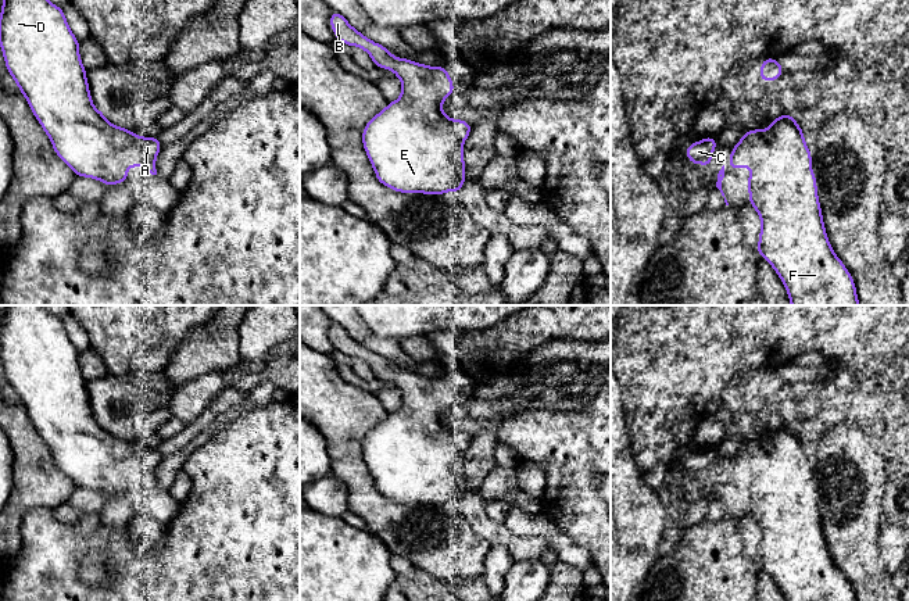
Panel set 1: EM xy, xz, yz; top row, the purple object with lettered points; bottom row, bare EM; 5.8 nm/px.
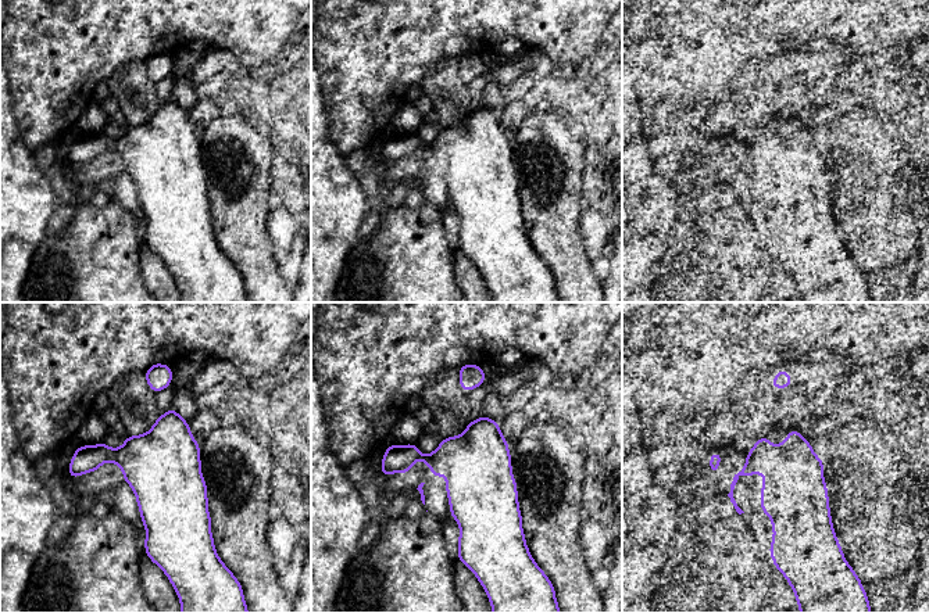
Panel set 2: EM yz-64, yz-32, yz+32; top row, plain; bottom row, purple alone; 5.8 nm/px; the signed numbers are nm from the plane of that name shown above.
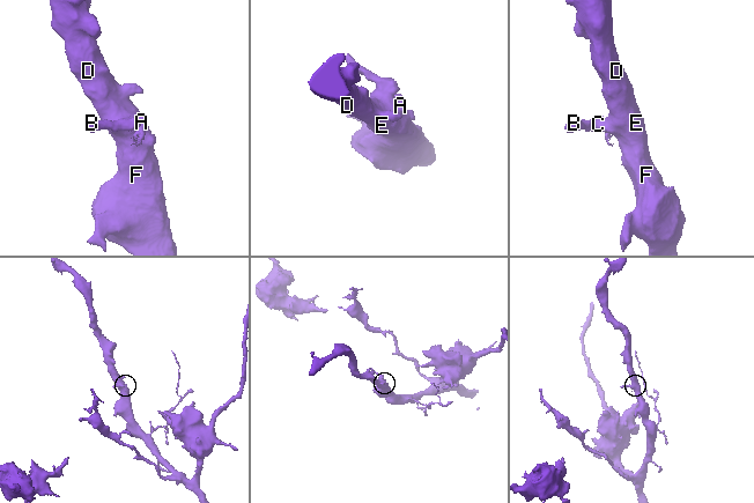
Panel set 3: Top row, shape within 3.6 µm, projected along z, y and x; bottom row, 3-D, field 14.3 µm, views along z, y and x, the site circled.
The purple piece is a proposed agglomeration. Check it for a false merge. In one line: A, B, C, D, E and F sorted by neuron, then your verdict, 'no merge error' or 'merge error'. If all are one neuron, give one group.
A B C D E F | no merge error

